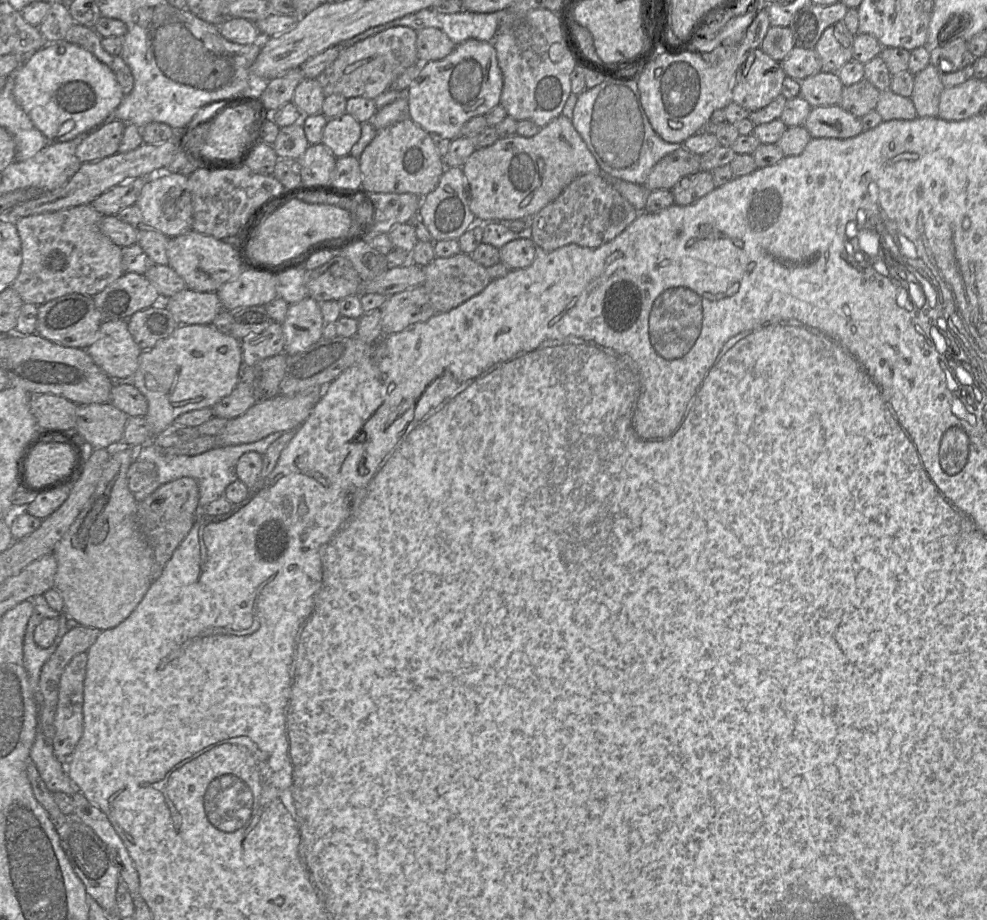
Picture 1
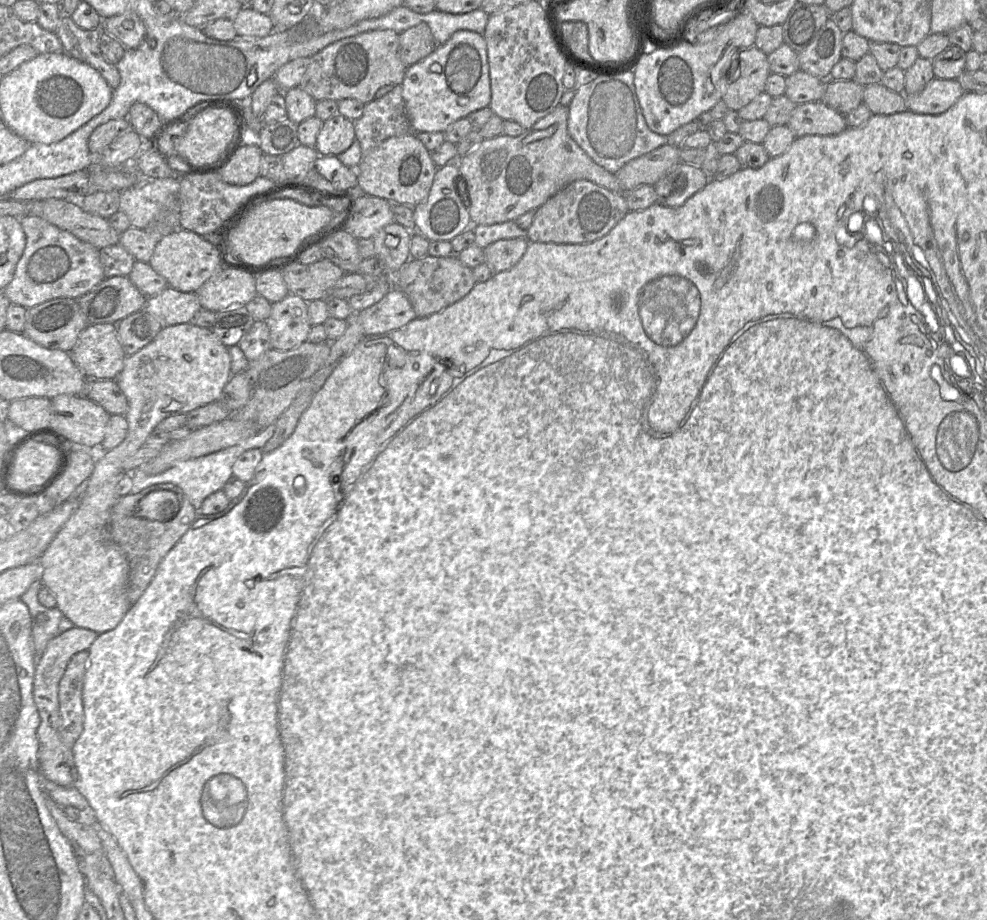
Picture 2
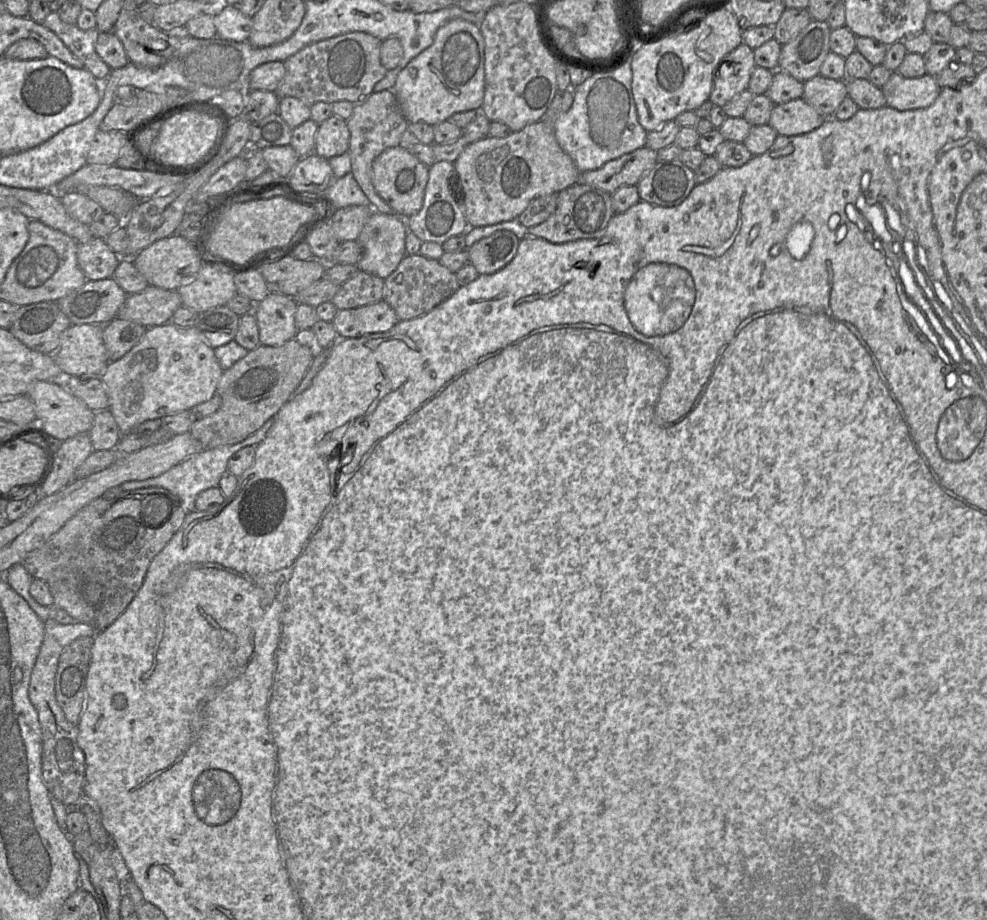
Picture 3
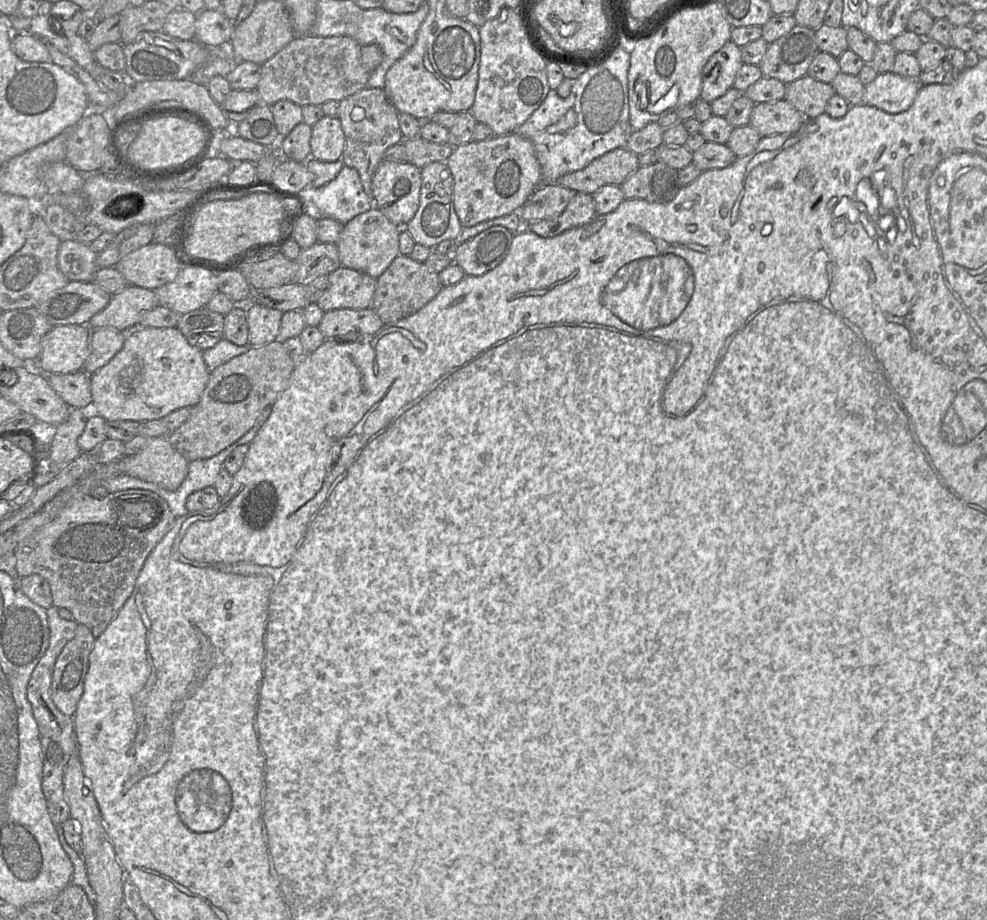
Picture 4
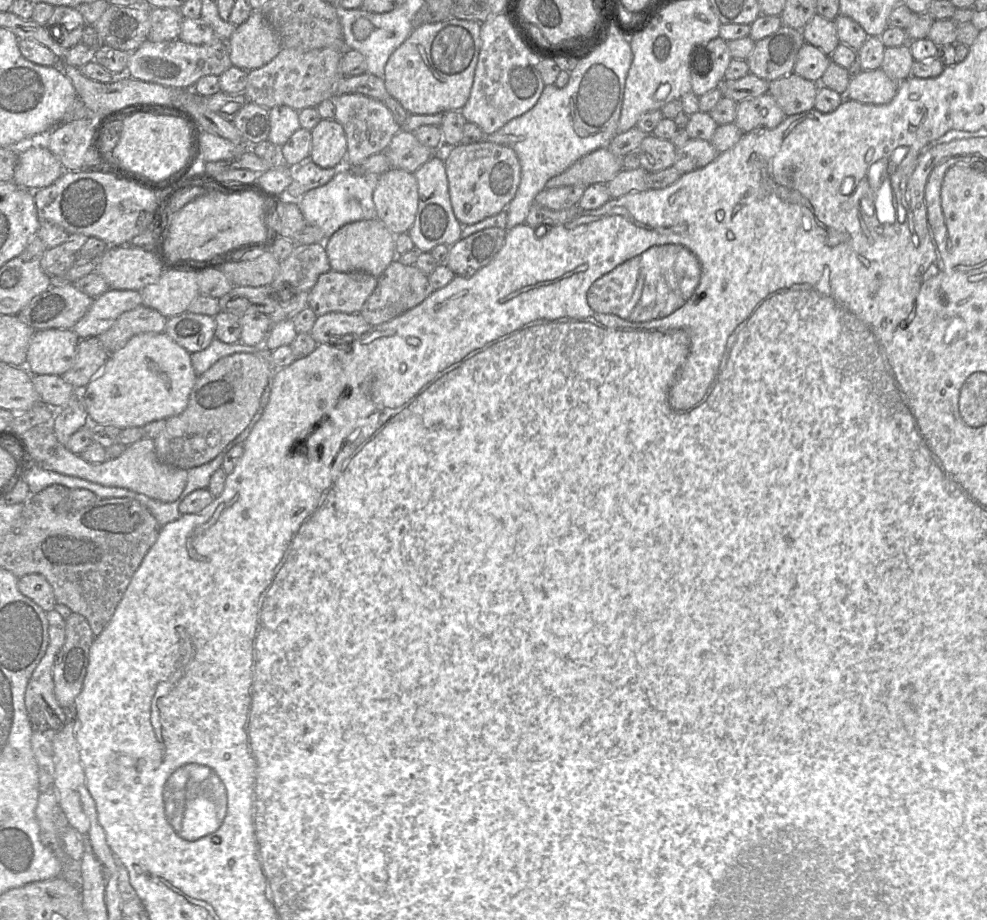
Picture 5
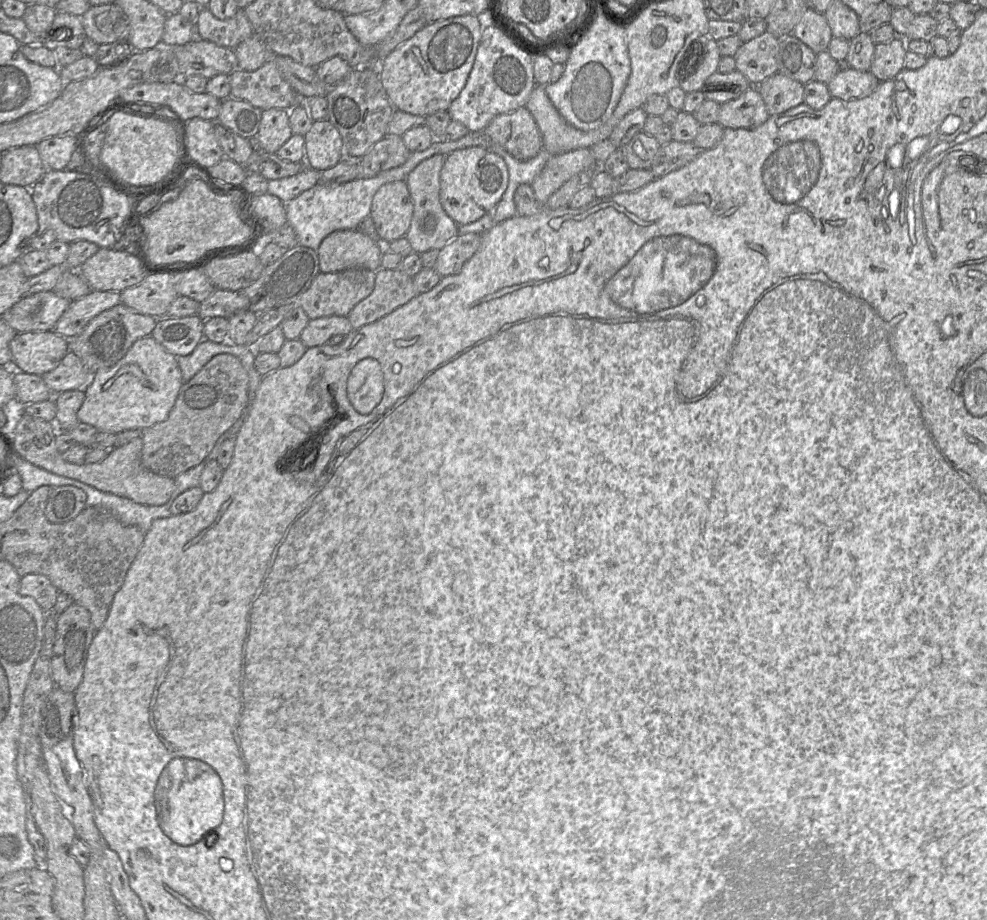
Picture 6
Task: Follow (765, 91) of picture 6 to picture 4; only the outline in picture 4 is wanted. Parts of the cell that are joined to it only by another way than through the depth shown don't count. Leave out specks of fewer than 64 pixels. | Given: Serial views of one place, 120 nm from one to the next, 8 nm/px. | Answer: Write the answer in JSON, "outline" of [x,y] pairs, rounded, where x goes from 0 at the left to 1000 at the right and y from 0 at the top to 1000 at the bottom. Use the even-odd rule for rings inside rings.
{"outline":[[[816,82],[796,91],[793,108],[816,128],[826,128],[836,123],[837,114],[845,102],[847,100],[841,90]]]}

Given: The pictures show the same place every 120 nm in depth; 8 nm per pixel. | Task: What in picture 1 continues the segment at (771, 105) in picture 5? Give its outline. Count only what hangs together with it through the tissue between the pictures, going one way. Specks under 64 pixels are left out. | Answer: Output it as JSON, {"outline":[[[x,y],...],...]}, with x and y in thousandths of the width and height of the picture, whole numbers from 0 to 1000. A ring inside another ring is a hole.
{"outline":[[[851,114],[824,116],[813,137],[823,150],[858,151],[875,142],[872,129]]]}

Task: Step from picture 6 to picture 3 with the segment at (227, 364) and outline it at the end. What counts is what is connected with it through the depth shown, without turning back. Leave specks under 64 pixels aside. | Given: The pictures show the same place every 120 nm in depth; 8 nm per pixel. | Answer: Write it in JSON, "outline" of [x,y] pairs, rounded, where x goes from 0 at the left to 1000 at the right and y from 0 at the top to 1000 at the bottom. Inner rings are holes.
{"outline":[[[299,368],[284,376],[263,375],[226,402],[219,427],[224,432],[223,443],[216,450],[200,454],[191,470],[202,478],[207,489],[235,484],[260,468],[296,432],[312,400],[321,378],[314,378]]]}

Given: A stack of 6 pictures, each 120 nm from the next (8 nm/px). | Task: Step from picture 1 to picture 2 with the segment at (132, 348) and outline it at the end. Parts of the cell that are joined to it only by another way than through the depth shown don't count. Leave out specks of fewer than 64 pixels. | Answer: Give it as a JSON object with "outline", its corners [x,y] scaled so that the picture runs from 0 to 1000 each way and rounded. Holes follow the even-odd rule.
{"outline":[[[118,352],[89,353],[71,383],[88,412],[114,413],[124,403],[128,386],[121,372]]]}

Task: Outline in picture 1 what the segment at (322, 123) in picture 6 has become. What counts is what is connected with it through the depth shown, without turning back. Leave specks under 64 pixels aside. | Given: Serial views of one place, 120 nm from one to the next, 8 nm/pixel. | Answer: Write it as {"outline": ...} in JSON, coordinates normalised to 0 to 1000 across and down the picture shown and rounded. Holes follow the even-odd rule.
{"outline":[[[353,123],[332,129],[327,145],[326,157],[340,172],[355,167],[357,160],[366,148],[366,134]]]}

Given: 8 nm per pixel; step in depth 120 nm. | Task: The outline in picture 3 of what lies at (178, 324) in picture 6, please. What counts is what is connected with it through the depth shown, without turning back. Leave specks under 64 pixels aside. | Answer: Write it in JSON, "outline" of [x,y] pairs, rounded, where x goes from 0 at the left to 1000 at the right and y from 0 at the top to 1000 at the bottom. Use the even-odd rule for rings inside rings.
{"outline":[[[229,332],[202,339],[198,351],[209,373],[216,379],[237,370],[241,359],[243,343]]]}

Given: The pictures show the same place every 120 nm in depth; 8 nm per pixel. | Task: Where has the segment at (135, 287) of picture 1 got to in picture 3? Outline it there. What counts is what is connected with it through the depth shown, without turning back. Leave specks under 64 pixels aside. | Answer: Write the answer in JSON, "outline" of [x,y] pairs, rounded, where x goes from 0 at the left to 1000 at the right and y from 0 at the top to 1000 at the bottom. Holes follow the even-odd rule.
{"outline":[[[107,302],[102,304],[88,305],[83,312],[74,317],[70,318],[66,323],[60,325],[59,327],[50,327],[58,328],[62,338],[69,345],[72,350],[72,353],[76,352],[99,352],[106,353],[116,346],[119,345],[120,338],[125,332],[129,318],[118,308],[114,302]]]}

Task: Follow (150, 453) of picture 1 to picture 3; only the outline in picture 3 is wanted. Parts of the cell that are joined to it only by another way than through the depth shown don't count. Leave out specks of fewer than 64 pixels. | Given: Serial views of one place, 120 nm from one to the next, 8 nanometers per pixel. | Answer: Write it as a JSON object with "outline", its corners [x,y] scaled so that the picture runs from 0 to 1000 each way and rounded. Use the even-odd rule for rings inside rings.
{"outline":[[[275,453],[265,462],[265,464],[263,464],[260,468],[244,480],[235,484],[222,485],[212,489],[206,489],[202,492],[191,496],[162,517],[143,523],[130,523],[123,526],[122,529],[126,534],[133,534],[150,529],[167,530],[180,541],[188,559],[193,558],[194,555],[199,555],[198,543],[201,537],[209,532],[221,529],[224,517],[231,511],[230,504],[233,497],[249,485],[261,484],[268,476],[277,460],[278,453]]]}

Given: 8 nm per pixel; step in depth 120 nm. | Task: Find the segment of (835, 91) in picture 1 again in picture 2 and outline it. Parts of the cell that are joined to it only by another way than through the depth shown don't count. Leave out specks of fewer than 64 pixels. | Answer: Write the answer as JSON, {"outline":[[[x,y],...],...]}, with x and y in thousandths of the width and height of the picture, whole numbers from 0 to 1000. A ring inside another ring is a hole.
{"outline":[[[809,76],[796,84],[795,104],[806,113],[832,110],[836,87]]]}

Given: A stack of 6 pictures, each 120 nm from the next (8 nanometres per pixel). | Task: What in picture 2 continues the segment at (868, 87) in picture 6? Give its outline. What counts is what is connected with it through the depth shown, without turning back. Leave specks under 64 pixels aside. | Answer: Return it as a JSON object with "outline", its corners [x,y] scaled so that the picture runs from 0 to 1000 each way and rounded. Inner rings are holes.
{"outline":[[[946,85],[928,102],[918,102],[919,120],[931,124],[951,125],[963,118],[978,101],[967,87]]]}

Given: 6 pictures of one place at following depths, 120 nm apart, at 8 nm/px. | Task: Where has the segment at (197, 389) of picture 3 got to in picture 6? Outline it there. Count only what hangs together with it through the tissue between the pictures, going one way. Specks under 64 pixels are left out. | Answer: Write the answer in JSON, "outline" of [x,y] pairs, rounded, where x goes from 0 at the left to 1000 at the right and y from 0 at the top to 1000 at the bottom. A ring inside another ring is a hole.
{"outline":[[[154,365],[142,367],[117,397],[102,400],[92,408],[85,421],[87,430],[78,448],[79,458],[93,462],[99,470],[116,472],[128,467],[152,465],[170,454],[185,416],[179,388],[170,383]]]}

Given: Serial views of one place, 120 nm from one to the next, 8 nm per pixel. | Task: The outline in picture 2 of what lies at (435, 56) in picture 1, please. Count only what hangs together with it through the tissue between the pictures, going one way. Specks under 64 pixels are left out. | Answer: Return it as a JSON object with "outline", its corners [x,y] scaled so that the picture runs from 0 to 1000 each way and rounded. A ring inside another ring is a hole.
{"outline":[[[427,25],[404,37],[404,61],[414,73],[437,59],[443,48],[434,27]]]}

